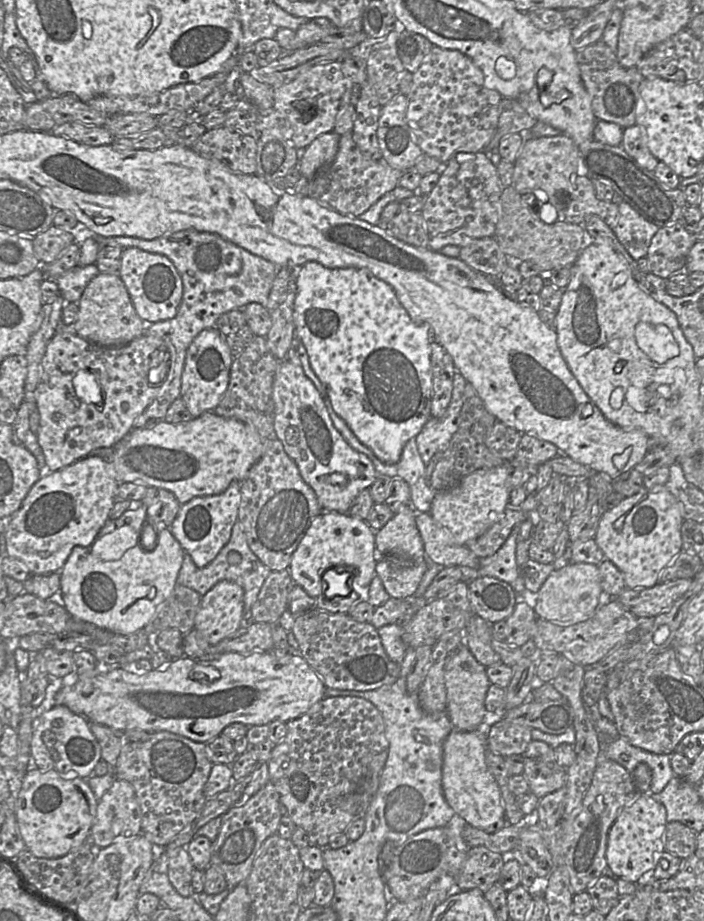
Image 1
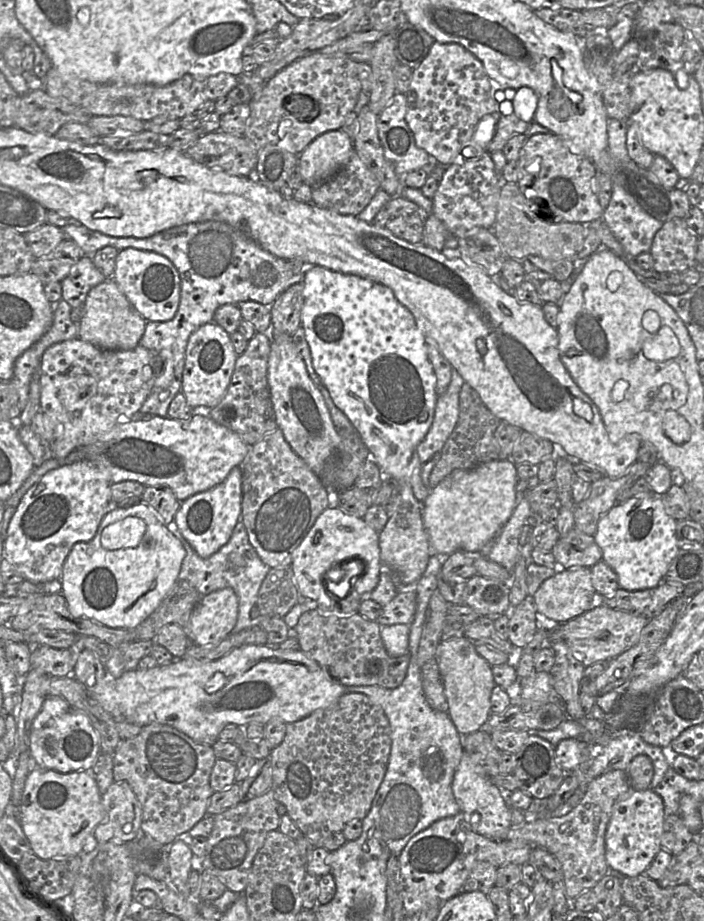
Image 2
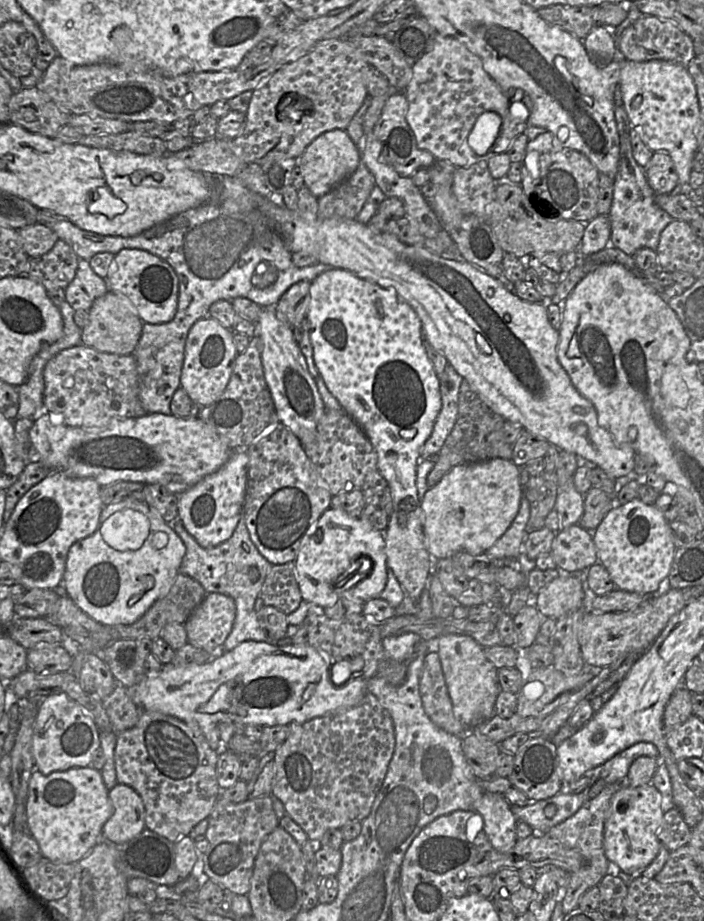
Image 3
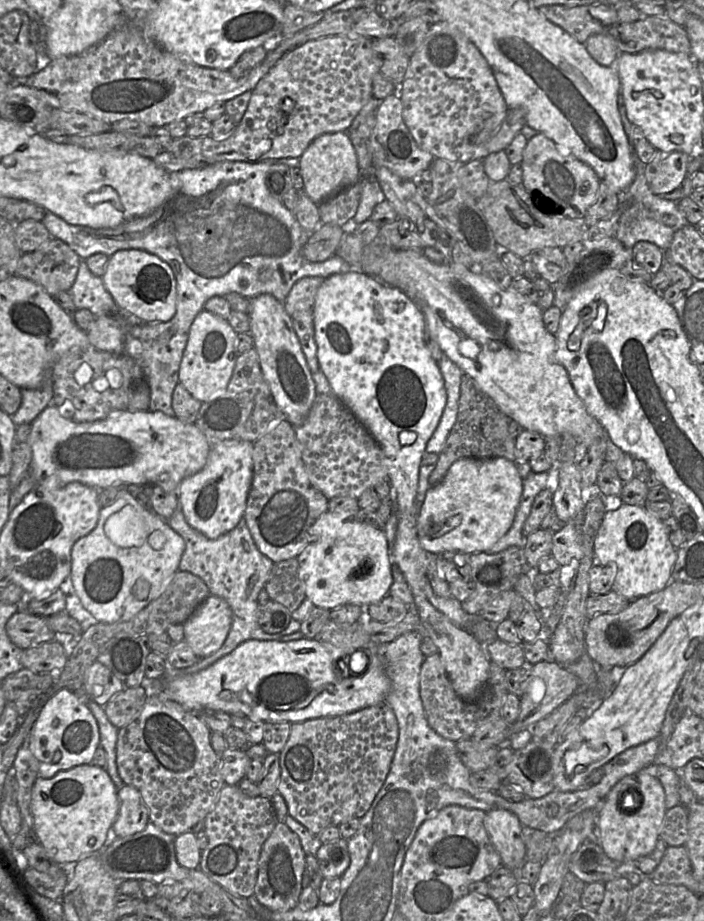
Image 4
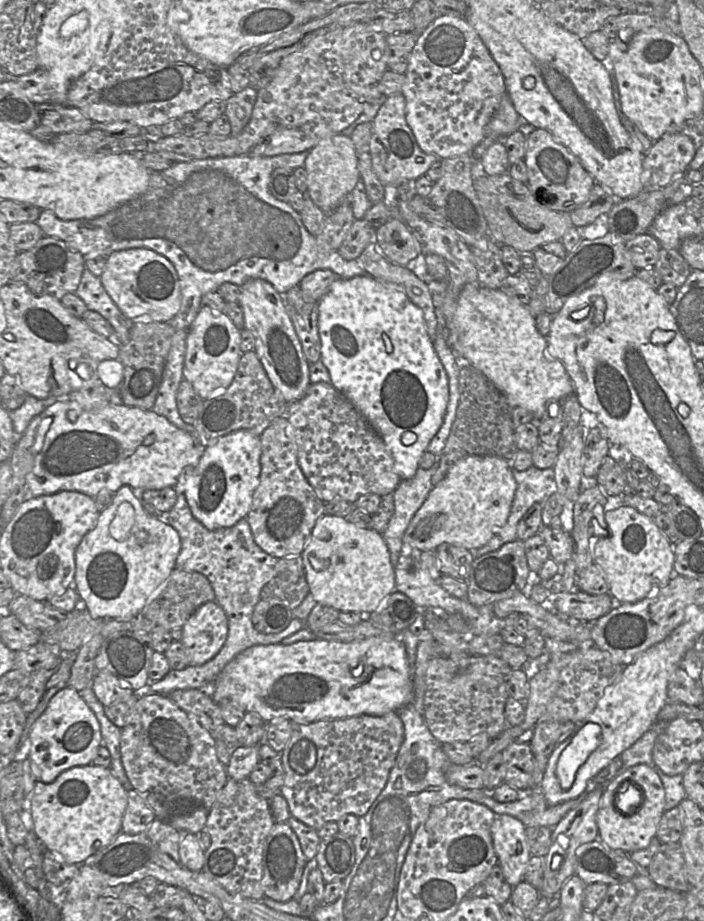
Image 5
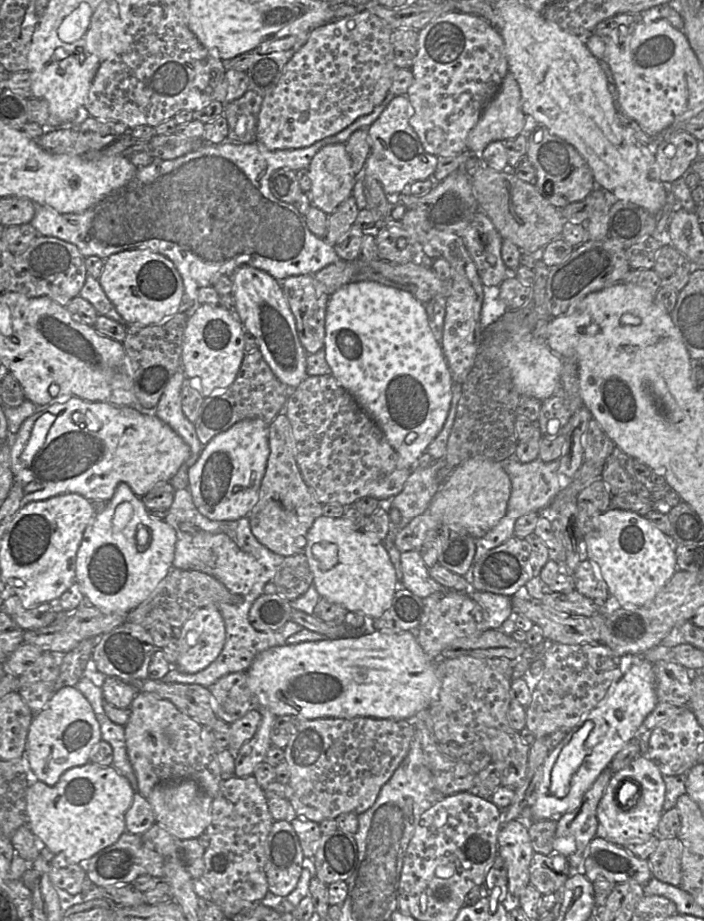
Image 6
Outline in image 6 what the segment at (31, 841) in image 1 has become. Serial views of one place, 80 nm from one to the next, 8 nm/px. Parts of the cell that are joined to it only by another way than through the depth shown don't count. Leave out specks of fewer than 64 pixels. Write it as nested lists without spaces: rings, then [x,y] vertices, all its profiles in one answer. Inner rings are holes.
[[[88,762],[67,770],[54,786],[37,781],[28,787],[28,826],[53,854],[64,854],[69,863],[78,864],[114,844],[126,832],[125,815],[134,794],[127,778],[113,766]]]

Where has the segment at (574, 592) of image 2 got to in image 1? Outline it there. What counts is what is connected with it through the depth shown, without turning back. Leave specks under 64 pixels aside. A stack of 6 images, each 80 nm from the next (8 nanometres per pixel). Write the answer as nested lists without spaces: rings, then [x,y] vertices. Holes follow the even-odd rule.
[[[568,563],[554,570],[536,592],[534,612],[539,619],[569,626],[586,621],[600,605],[602,593],[598,565],[588,563]]]

